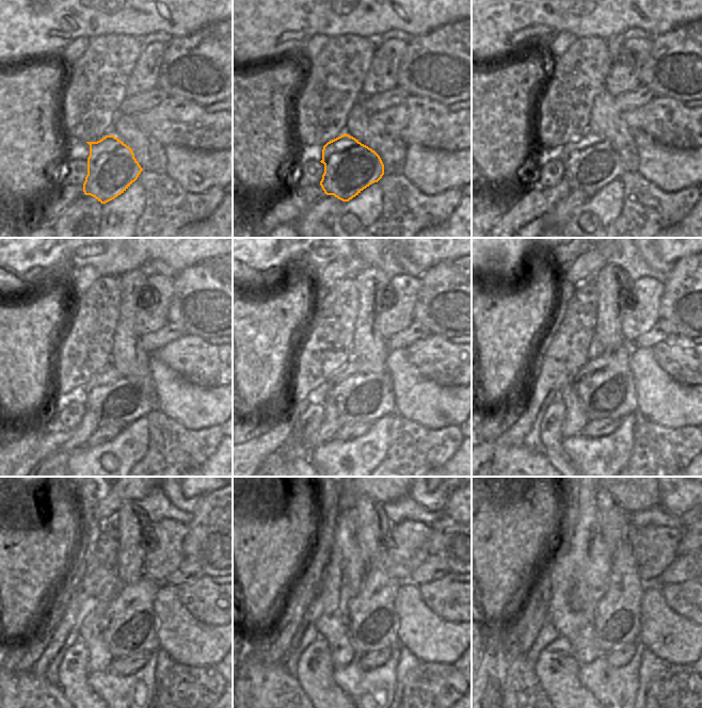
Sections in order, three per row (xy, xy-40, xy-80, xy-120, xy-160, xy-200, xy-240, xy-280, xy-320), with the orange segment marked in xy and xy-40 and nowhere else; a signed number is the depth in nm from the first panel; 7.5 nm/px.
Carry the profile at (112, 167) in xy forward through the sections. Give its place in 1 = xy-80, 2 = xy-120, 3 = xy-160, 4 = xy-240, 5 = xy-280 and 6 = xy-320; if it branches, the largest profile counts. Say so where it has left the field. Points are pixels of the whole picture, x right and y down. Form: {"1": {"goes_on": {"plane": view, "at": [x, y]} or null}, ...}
{"1": {"goes_on": {"plane": "xy-80", "at": [589, 163]}}, "2": {"goes_on": {"plane": "xy-120", "at": [116, 400]}}, "3": {"goes_on": {"plane": "xy-160", "at": [360, 398]}}, "4": {"goes_on": {"plane": "xy-240", "at": [131, 628]}}, "5": {"goes_on": {"plane": "xy-280", "at": [373, 622]}}, "6": {"goes_on": {"plane": "xy-320", "at": [617, 618]}}}

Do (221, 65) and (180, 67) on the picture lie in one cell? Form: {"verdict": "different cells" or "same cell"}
{"verdict": "same cell"}

